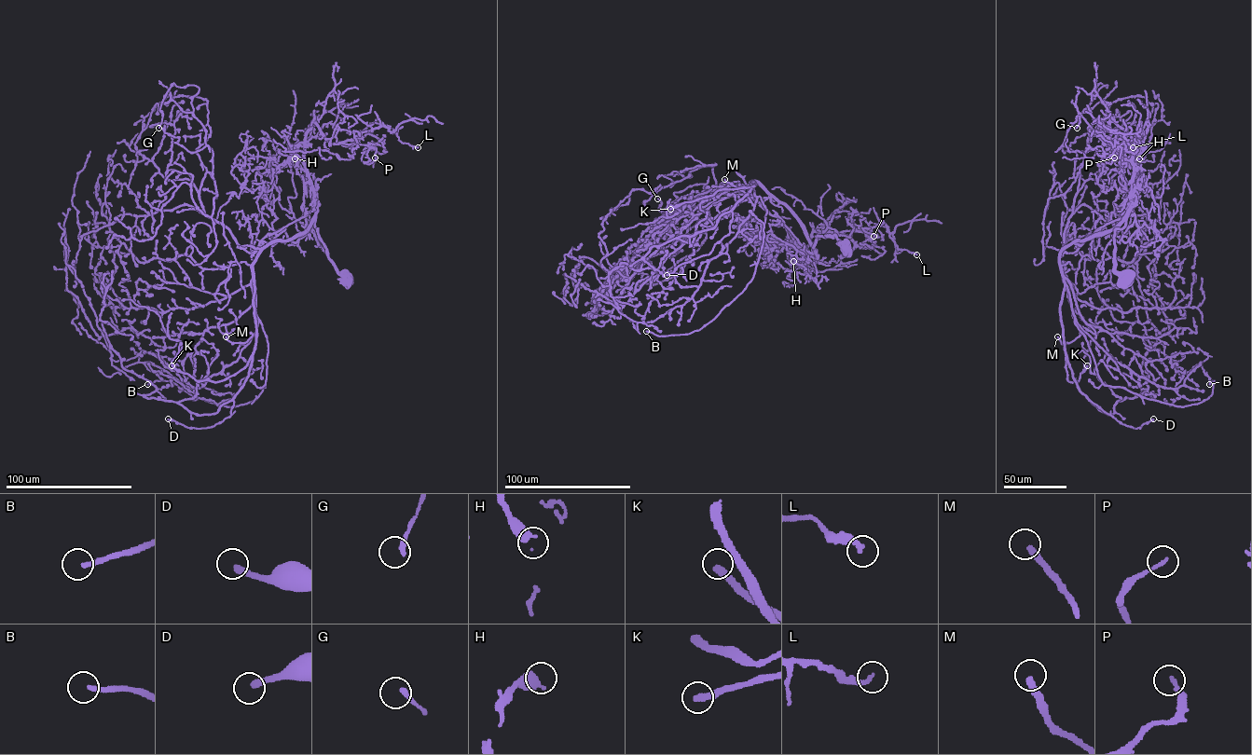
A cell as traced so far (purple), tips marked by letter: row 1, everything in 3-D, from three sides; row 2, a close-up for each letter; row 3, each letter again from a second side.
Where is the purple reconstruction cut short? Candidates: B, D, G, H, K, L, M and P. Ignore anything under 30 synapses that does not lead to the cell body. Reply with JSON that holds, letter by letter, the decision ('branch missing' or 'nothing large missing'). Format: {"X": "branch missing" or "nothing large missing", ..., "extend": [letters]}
{"B": "branch missing", "D": "branch missing", "G": "nothing large missing", "H": "nothing large missing", "K": "branch missing", "L": "nothing large missing", "M": "branch missing", "P": "nothing large missing", "extend": ["B", "D", "K", "M"]}

